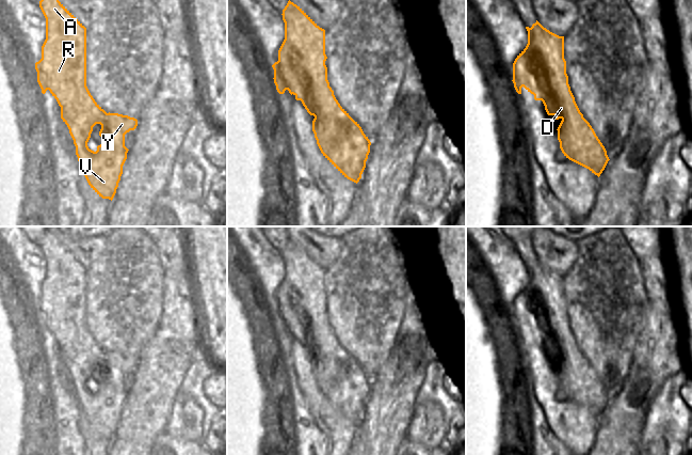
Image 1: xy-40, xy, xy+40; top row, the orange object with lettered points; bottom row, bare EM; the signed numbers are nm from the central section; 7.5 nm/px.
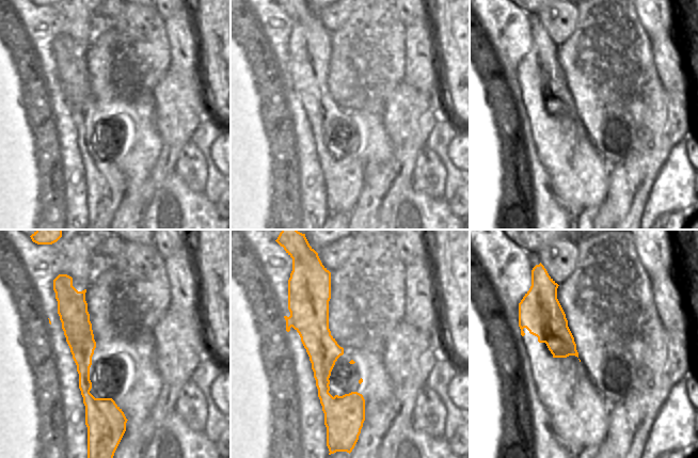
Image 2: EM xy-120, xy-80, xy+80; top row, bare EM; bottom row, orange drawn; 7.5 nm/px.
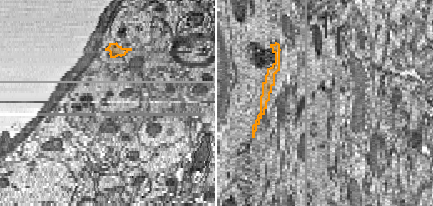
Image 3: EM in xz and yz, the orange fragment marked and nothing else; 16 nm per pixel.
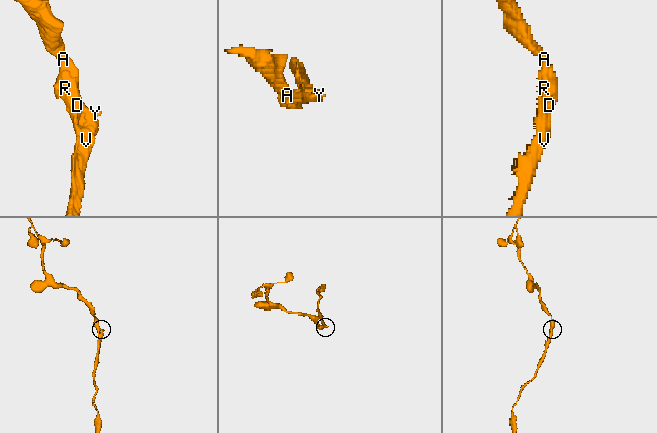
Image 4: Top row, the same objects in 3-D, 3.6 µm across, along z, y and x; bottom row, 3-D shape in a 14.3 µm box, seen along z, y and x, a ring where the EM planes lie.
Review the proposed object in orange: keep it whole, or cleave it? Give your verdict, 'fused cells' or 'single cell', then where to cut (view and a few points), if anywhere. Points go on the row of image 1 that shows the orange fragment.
single cell; no cut

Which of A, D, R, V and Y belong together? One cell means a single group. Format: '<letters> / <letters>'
A D R V Y

